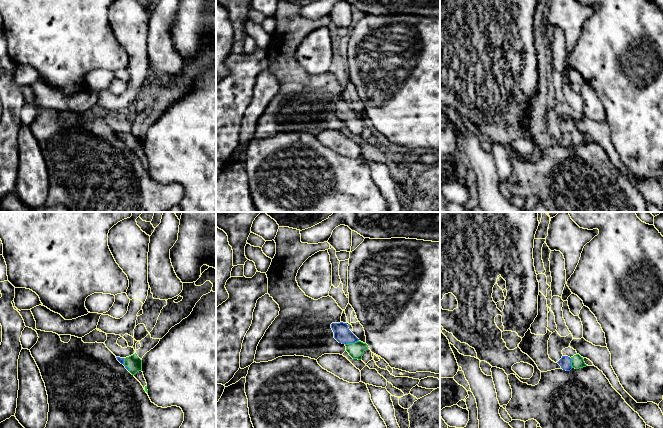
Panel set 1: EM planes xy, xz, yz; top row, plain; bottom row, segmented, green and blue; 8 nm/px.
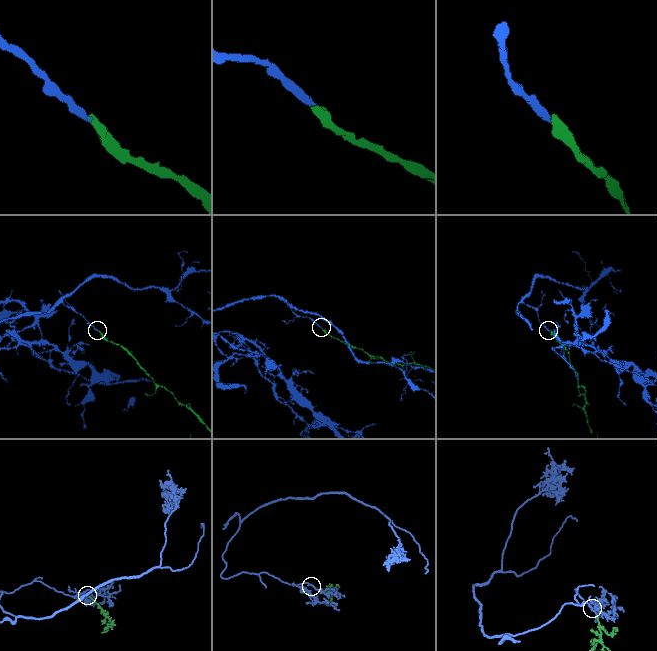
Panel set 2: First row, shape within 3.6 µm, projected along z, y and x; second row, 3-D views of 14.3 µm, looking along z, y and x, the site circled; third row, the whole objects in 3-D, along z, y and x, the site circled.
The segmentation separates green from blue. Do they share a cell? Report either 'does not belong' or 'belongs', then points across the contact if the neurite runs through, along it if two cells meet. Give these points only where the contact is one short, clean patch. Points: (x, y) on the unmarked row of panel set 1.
belongs | across xz (355, 126), (351, 119), (342, 110)

